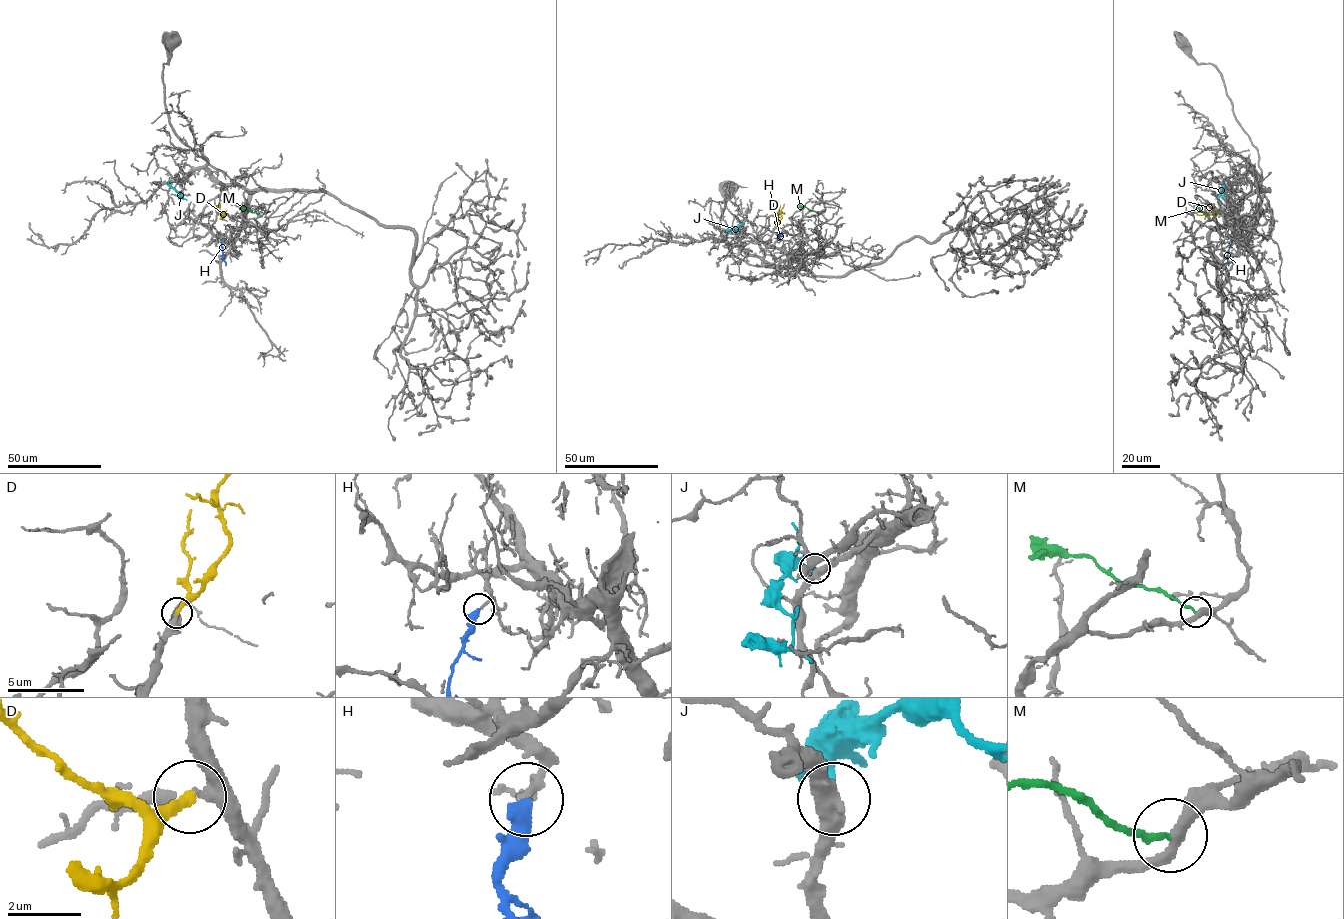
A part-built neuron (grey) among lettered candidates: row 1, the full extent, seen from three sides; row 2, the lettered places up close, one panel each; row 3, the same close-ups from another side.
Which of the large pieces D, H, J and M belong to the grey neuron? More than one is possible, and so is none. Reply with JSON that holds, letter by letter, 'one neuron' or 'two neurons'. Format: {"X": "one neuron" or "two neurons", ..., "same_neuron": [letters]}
{"D": "one neuron", "H": "one neuron", "J": "two neurons", "M": "two neurons", "same_neuron": ["D", "H"]}

